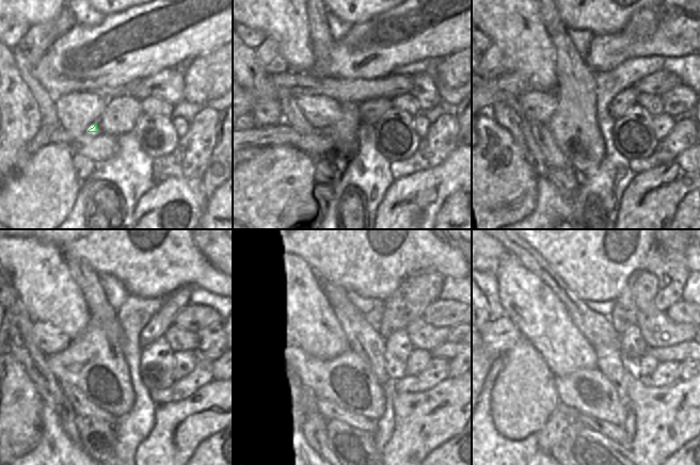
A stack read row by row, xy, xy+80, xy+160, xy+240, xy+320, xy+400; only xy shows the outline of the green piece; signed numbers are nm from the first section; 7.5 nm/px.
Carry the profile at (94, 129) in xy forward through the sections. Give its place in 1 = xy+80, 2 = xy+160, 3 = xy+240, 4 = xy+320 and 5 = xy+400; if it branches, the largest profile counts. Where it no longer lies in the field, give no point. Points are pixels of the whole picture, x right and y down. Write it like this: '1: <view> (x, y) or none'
1: xy+80 (339, 134)
2: xy+160 (573, 125)
3: xy+240 (95, 365)
4: xy+320 (346, 381)
5: xy+400 (587, 390)

